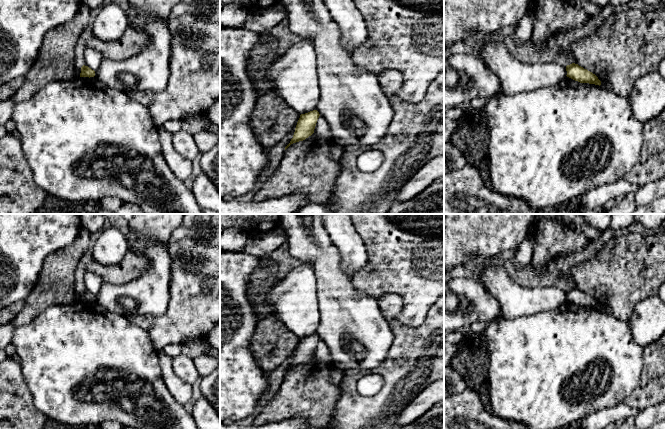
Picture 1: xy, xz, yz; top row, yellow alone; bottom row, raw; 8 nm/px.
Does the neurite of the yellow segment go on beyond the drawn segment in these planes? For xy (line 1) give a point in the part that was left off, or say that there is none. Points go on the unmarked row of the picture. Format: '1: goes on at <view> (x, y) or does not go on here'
1: does not go on here

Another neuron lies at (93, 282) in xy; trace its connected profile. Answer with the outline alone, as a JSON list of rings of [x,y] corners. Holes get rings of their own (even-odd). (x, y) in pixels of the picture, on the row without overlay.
[[[89,271],[85,273],[84,280],[85,285],[83,289],[88,290],[94,295],[96,295],[99,292],[100,287],[104,284],[100,276]]]

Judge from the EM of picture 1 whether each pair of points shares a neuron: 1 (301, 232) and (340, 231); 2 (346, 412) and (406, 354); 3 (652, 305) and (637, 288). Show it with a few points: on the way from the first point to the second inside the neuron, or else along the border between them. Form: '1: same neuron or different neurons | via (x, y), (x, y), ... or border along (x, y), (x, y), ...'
1: different neurons | border along (323, 224), (332, 243), (339, 251)
2: same neuron | via (366, 412), (369, 412), (406, 374)
3: different neurons | border along (654, 295), (640, 300), (631, 315)

